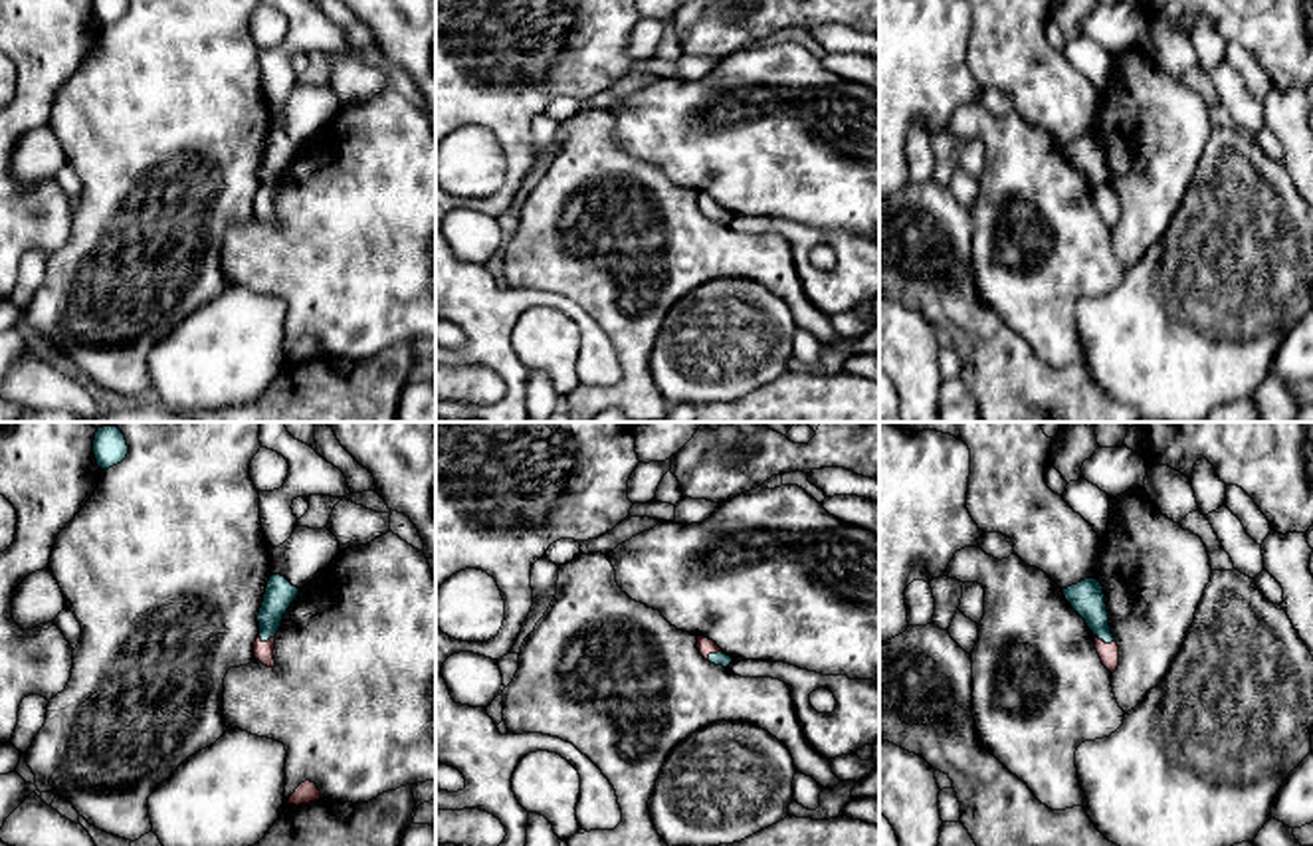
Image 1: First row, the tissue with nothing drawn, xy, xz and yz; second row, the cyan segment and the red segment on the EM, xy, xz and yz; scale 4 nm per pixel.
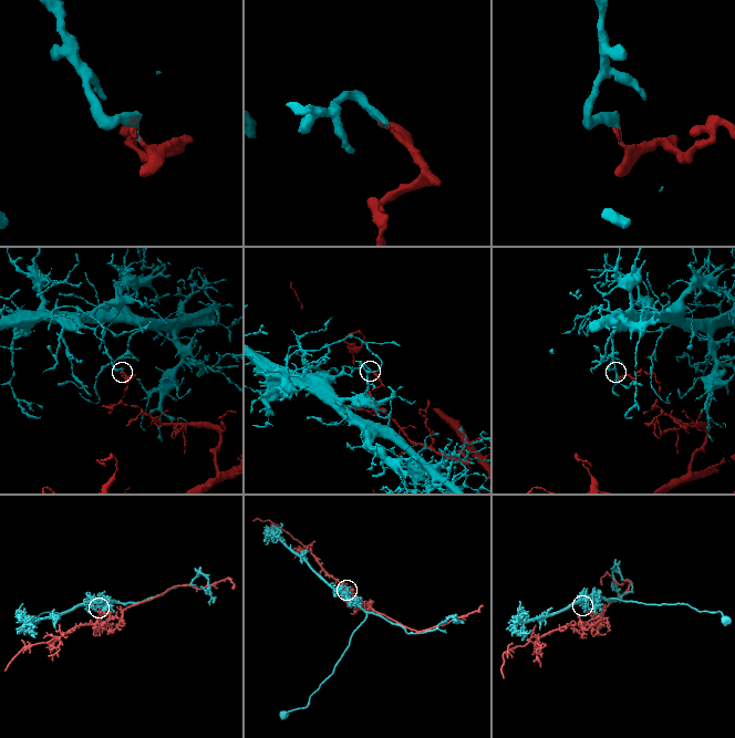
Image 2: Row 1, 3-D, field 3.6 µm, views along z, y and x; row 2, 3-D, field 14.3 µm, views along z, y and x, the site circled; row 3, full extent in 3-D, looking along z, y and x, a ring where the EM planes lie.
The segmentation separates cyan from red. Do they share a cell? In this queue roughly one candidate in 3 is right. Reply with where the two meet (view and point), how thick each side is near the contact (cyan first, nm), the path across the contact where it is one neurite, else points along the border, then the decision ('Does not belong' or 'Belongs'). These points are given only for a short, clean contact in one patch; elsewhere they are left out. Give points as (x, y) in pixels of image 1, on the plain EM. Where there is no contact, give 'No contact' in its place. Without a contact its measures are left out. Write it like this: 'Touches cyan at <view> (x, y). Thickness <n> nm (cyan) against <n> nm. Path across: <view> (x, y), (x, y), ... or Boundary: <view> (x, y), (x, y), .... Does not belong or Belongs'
Touches cyan at yz (1104, 197). Thickness 140 nm (cyan) against 80 nm. Boundary: yz (1094, 191), (1113, 199). Does not belong

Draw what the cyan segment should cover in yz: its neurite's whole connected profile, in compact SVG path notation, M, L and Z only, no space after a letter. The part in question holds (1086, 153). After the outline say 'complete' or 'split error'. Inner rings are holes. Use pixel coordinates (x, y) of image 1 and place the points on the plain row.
M1085 135L1061 147L1071 164L1085 176L1093 192L1105 200L1115 198L1109 182L1103 143L1097 135Z | complete

